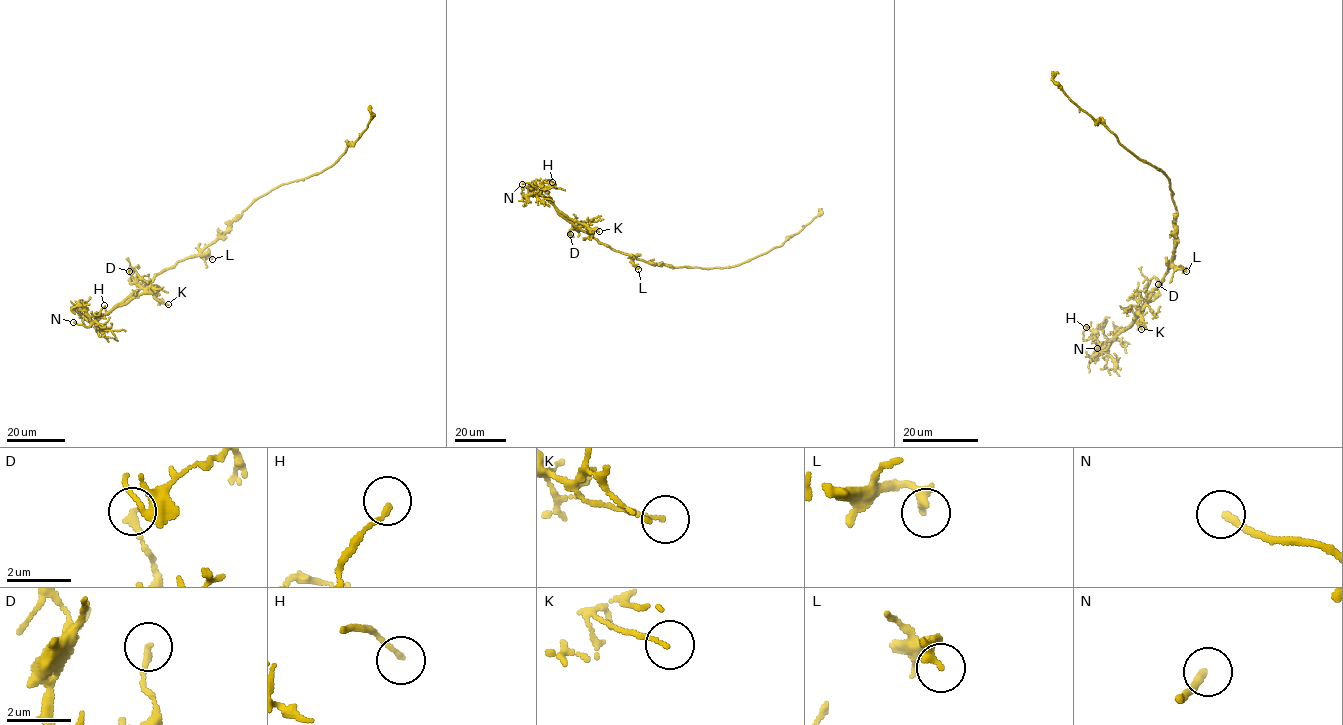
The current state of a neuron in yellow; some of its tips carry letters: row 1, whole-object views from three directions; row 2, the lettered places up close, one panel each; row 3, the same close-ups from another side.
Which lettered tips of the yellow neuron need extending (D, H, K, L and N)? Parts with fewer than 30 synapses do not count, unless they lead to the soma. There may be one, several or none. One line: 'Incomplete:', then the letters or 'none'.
Incomplete: N

